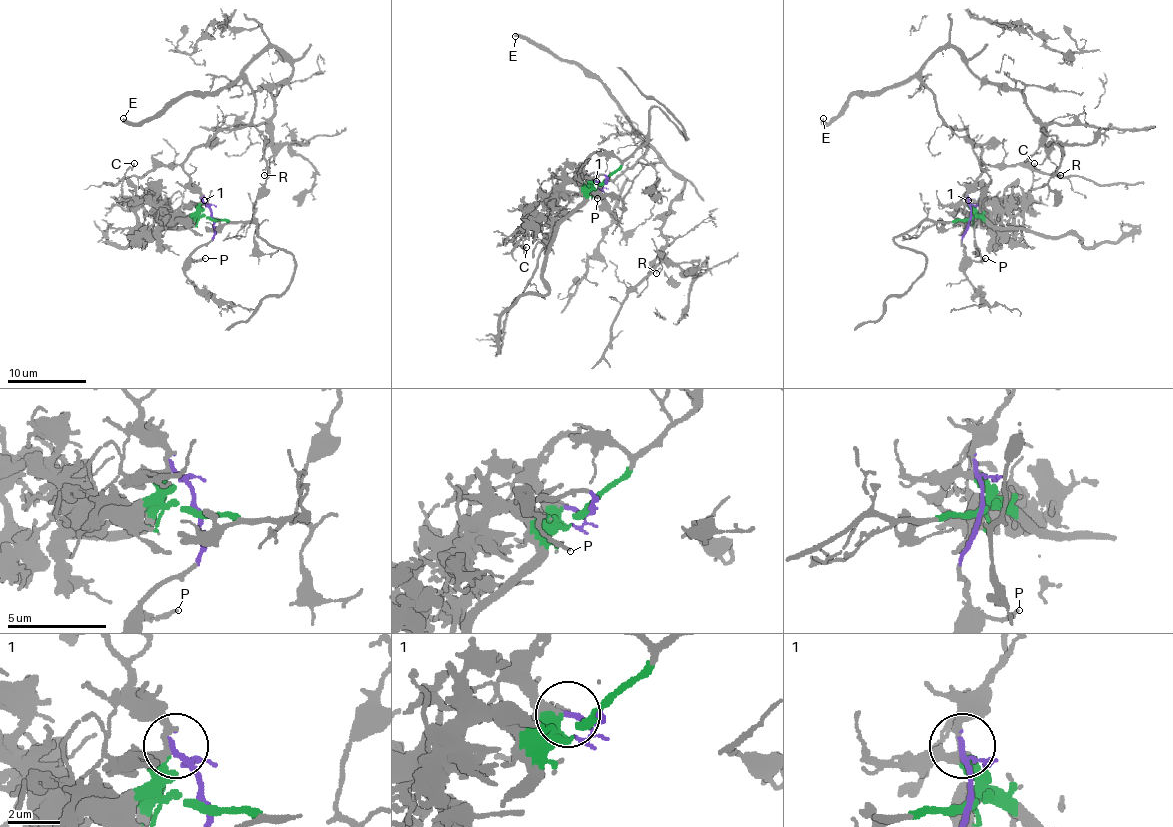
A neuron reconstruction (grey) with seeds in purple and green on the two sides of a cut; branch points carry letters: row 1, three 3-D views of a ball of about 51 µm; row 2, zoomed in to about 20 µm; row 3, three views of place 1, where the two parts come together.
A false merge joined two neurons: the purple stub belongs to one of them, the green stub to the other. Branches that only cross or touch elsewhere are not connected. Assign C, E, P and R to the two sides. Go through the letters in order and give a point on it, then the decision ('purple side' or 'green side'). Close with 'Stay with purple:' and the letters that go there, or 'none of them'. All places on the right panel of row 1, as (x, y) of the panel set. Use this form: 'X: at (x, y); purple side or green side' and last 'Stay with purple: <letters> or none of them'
C: at (1034, 163); green side
E: at (823, 118); purple side
P: at (985, 258); purple side
R: at (1060, 175); purple side
Stay with purple: E, P, R

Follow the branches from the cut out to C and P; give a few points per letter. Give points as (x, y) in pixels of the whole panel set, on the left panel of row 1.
C: (211, 218), (162, 214), (148, 200), (127, 200), (123, 180), (135, 163)
P: (211, 218), (211, 238), (190, 257), (194, 261), (206, 257)

